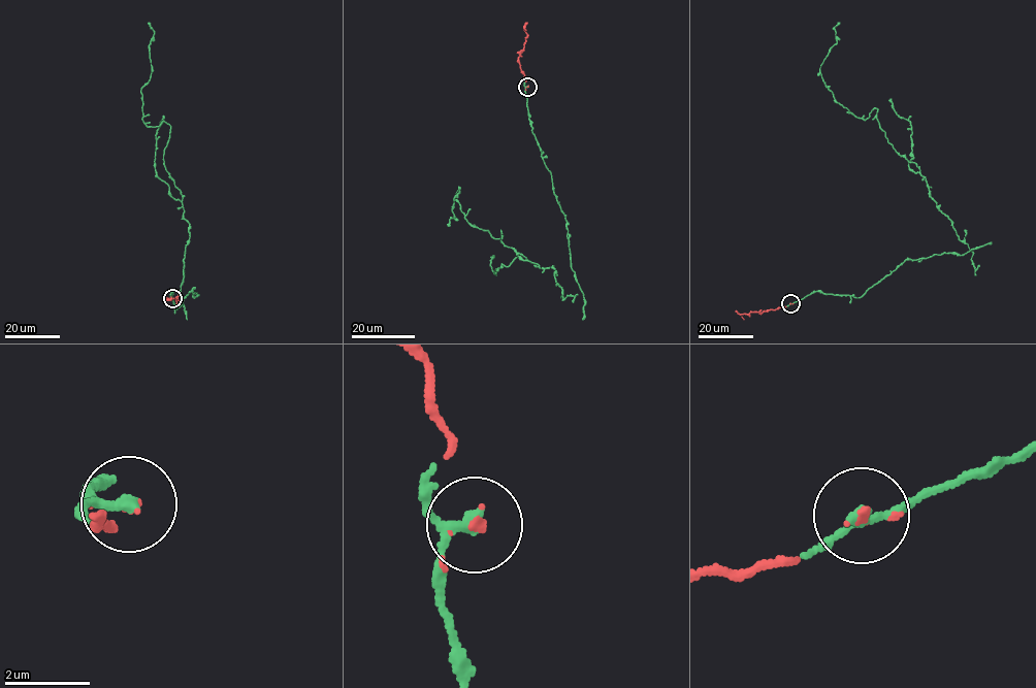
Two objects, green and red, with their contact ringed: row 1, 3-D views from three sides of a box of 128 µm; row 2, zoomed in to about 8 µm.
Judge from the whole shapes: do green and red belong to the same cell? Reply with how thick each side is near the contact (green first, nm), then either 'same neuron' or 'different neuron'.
240/90 nm | same neuron

